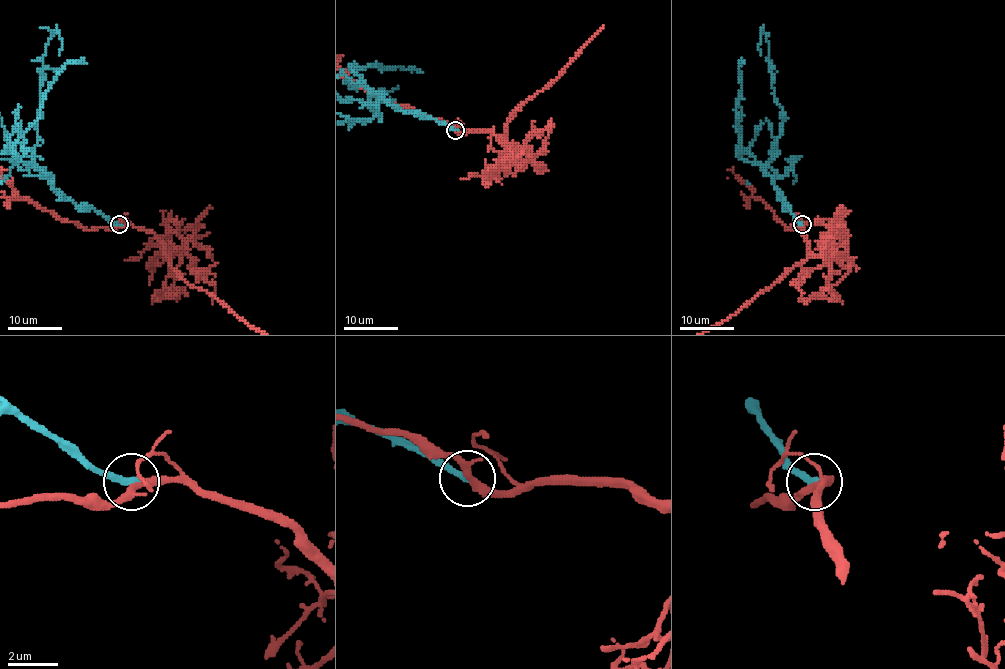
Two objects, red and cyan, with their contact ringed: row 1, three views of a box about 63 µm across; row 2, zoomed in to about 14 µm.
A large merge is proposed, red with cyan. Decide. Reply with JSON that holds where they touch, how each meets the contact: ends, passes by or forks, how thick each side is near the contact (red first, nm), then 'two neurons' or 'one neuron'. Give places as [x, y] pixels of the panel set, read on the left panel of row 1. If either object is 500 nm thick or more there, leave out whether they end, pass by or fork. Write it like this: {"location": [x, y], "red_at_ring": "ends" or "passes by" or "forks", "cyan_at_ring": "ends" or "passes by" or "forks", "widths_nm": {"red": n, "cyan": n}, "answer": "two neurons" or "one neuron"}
{"location": [119, 224], "red_at_ring": "passes by", "cyan_at_ring": "ends", "widths_nm": {"red": 320, "cyan": 280}, "answer": "two neurons"}

